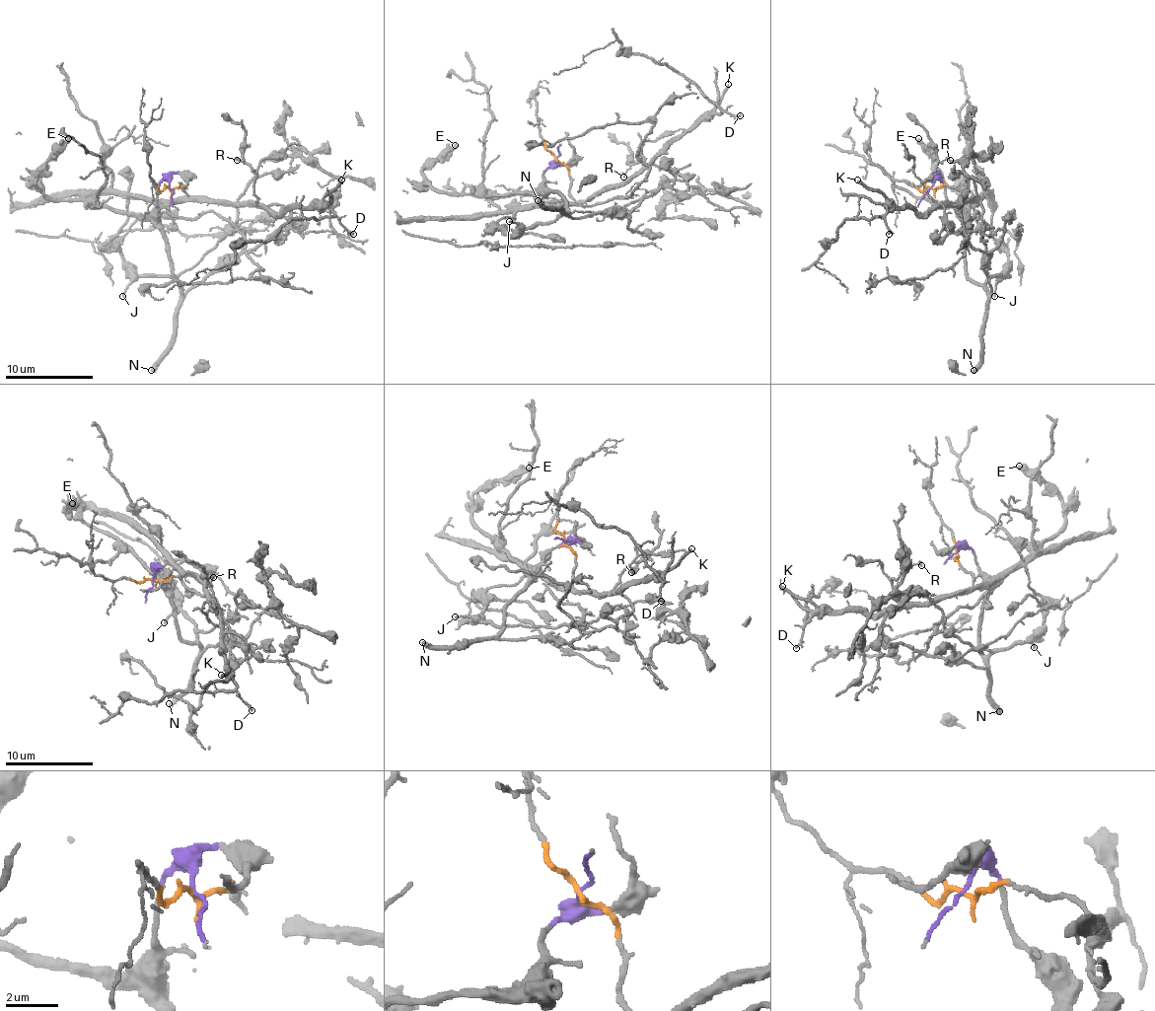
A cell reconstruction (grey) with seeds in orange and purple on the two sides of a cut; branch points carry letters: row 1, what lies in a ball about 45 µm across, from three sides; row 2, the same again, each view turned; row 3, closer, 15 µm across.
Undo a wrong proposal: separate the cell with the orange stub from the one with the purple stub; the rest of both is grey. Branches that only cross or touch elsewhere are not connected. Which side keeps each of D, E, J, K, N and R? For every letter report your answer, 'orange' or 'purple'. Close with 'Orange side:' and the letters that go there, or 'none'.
D: orange
E: purple
J: purple
K: orange
N: purple
R: orange
Orange side: D, K, R

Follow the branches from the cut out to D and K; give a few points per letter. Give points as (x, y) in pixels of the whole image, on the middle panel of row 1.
D: (554, 158), (568, 169), (570, 195), (576, 201), (590, 201), (605, 190), (618, 188), (719, 111), (740, 115)
K: (554, 158), (568, 169), (570, 195), (576, 201), (590, 201), (645, 169), (697, 122), (728, 85)

